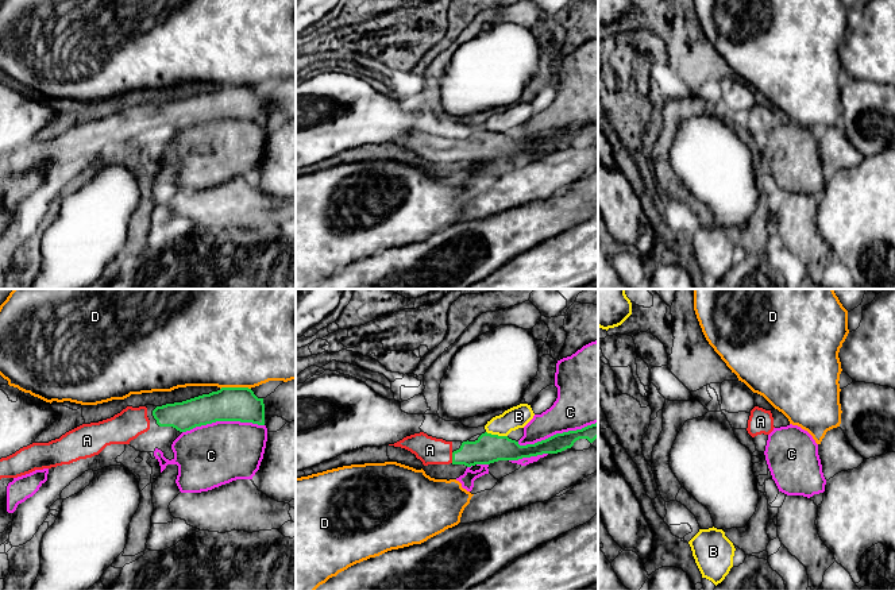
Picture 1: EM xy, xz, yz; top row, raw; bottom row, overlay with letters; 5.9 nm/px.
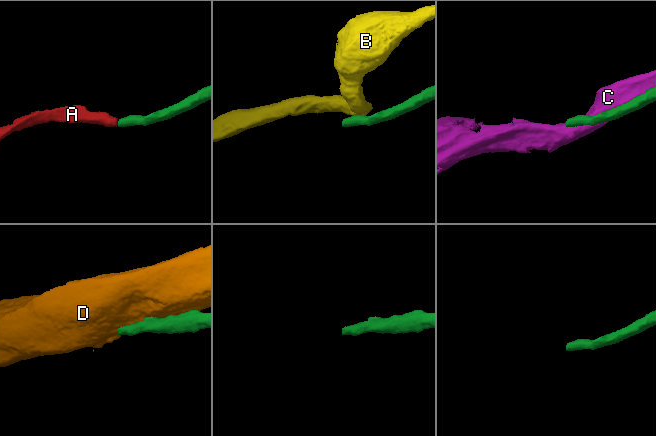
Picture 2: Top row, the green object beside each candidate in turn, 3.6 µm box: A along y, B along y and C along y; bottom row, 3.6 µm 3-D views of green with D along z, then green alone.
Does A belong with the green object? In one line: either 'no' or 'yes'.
yes

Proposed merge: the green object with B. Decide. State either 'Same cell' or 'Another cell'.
Another cell

